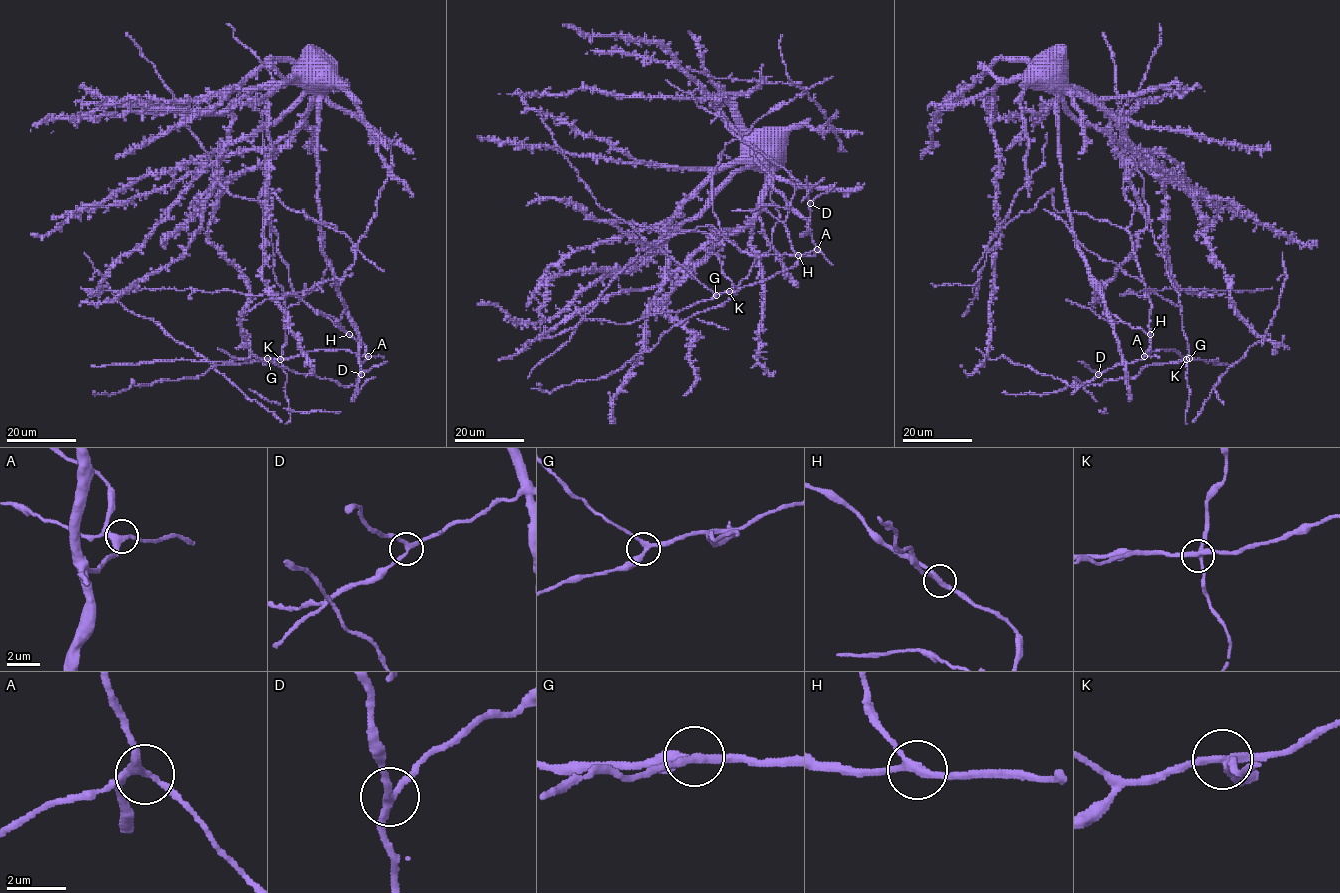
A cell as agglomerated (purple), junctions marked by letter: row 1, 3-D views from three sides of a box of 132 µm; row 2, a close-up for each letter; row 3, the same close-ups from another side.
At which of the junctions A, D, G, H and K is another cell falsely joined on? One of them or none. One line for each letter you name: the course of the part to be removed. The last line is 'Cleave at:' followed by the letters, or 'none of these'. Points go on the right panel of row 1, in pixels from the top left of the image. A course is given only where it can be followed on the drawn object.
Cleave at: none of these

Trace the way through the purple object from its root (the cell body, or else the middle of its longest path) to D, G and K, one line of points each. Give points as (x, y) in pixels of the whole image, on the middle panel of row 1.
D: (761, 162), (767, 162), (769, 181), (785, 202), (808, 222), (808, 228), (810, 203)
G: (761, 162), (767, 187), (758, 213), (741, 229), (720, 229), (707, 249), (734, 286), (716, 295)
K: (761, 162), (767, 187), (758, 213), (741, 229), (720, 229), (707, 249), (729, 291)

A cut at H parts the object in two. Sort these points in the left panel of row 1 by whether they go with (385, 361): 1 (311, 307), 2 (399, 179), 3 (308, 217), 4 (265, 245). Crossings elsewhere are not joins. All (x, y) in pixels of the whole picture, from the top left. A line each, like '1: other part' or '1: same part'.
1: other part
2: same part
3: other part
4: same part

